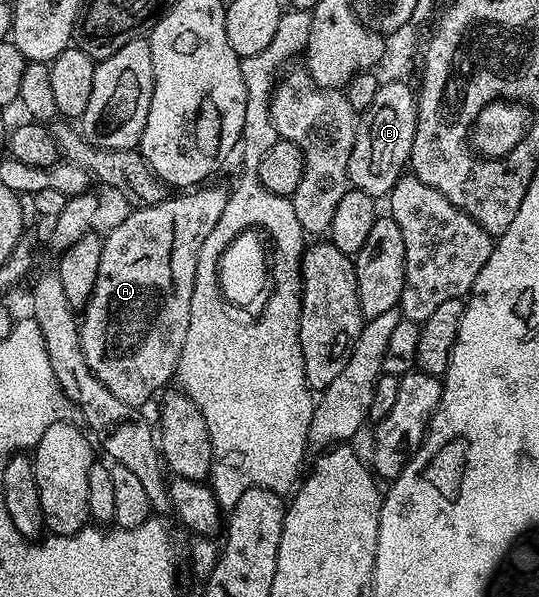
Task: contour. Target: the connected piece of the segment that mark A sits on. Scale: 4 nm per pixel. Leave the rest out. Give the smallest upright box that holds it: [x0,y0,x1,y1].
[78,185,228,408]

